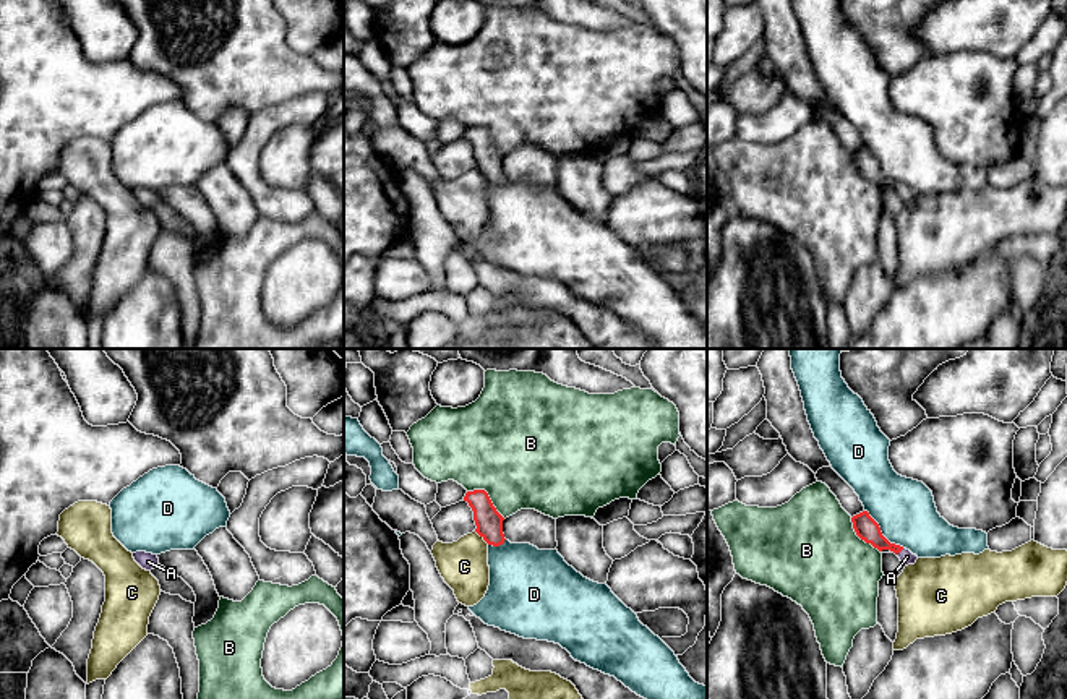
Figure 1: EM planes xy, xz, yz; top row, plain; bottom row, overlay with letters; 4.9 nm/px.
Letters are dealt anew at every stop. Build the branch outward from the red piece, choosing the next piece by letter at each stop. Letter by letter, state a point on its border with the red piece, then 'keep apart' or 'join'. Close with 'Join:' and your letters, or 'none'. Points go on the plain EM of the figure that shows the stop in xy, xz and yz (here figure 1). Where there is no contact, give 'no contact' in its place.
A: yz (899, 188) | join
B: xz (488, 133) | keep apart
C: xz (482, 172) | keep apart
D: yz (881, 169) | keep apart
Join: A

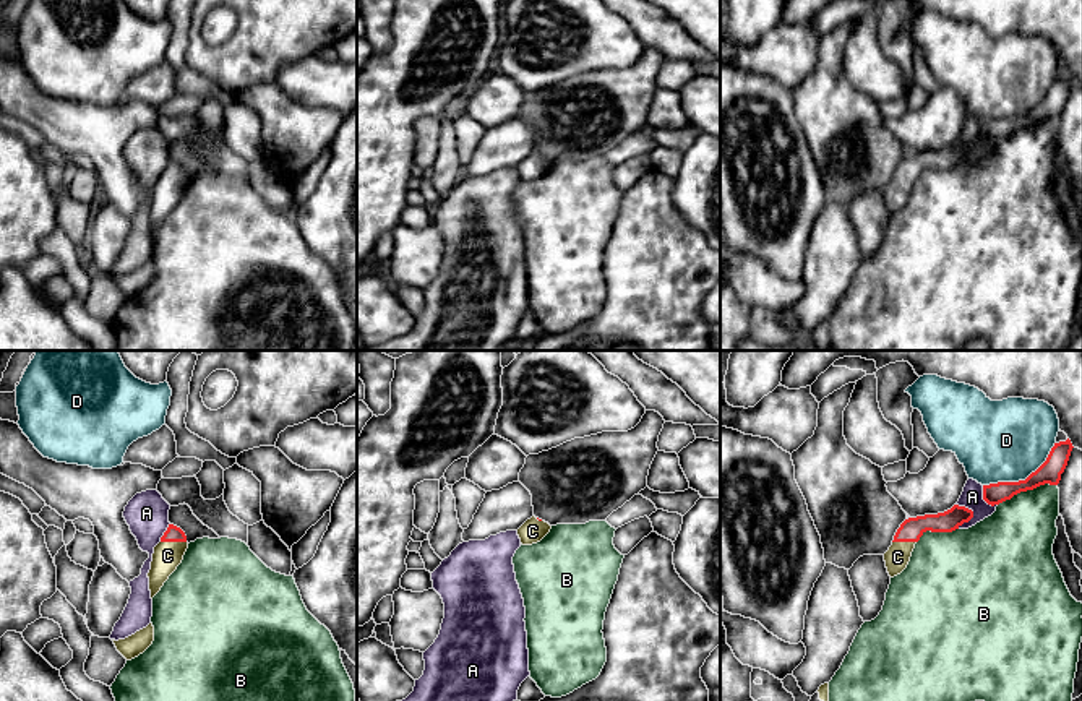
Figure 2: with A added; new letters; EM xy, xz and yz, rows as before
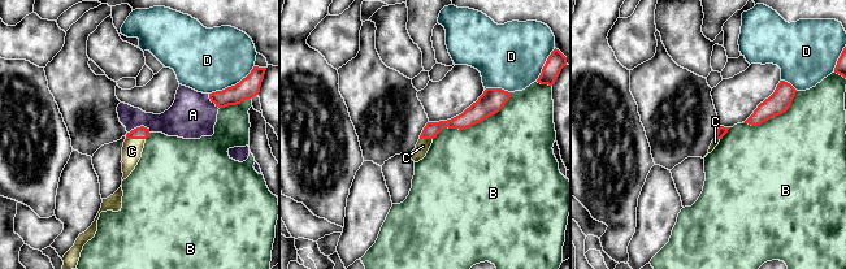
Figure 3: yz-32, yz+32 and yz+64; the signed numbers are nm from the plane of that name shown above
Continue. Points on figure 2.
A: yz (972, 150) | keep apart
B: yz (1027, 125) | keep apart
C: xy (174, 177) | join
D: yz (1022, 117) | keep apart
Join: C

